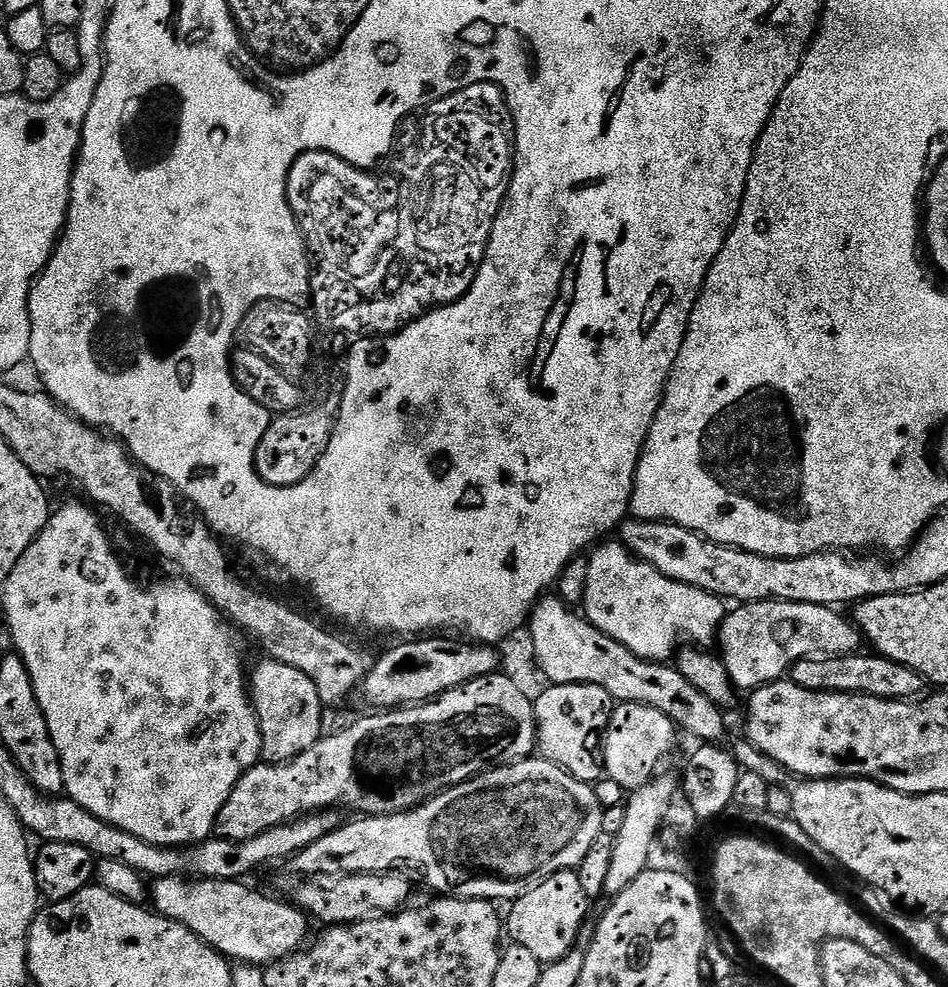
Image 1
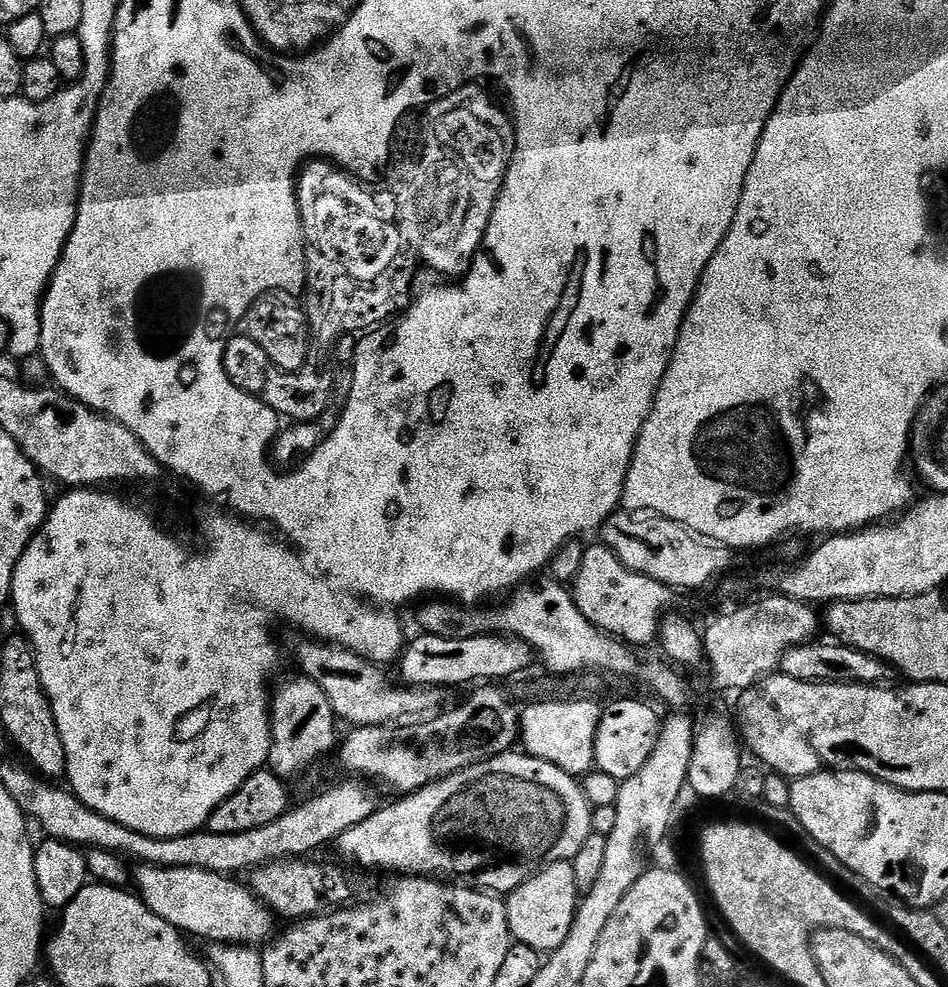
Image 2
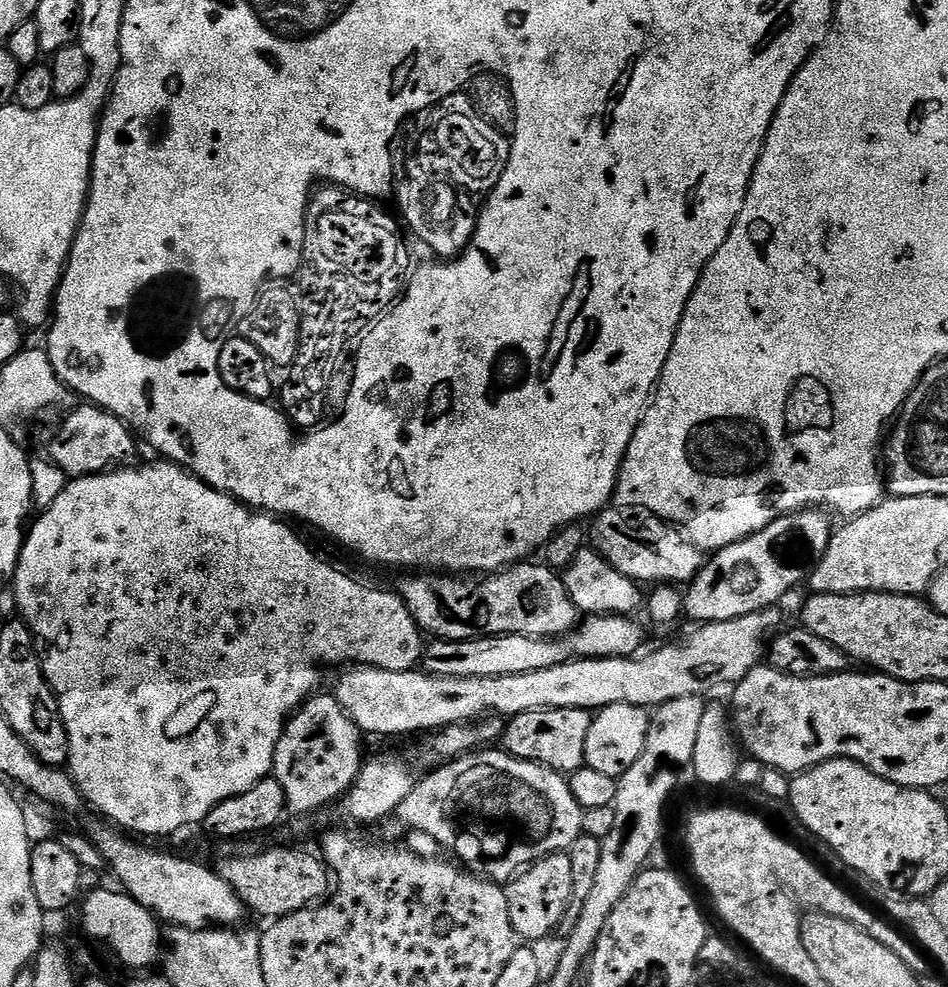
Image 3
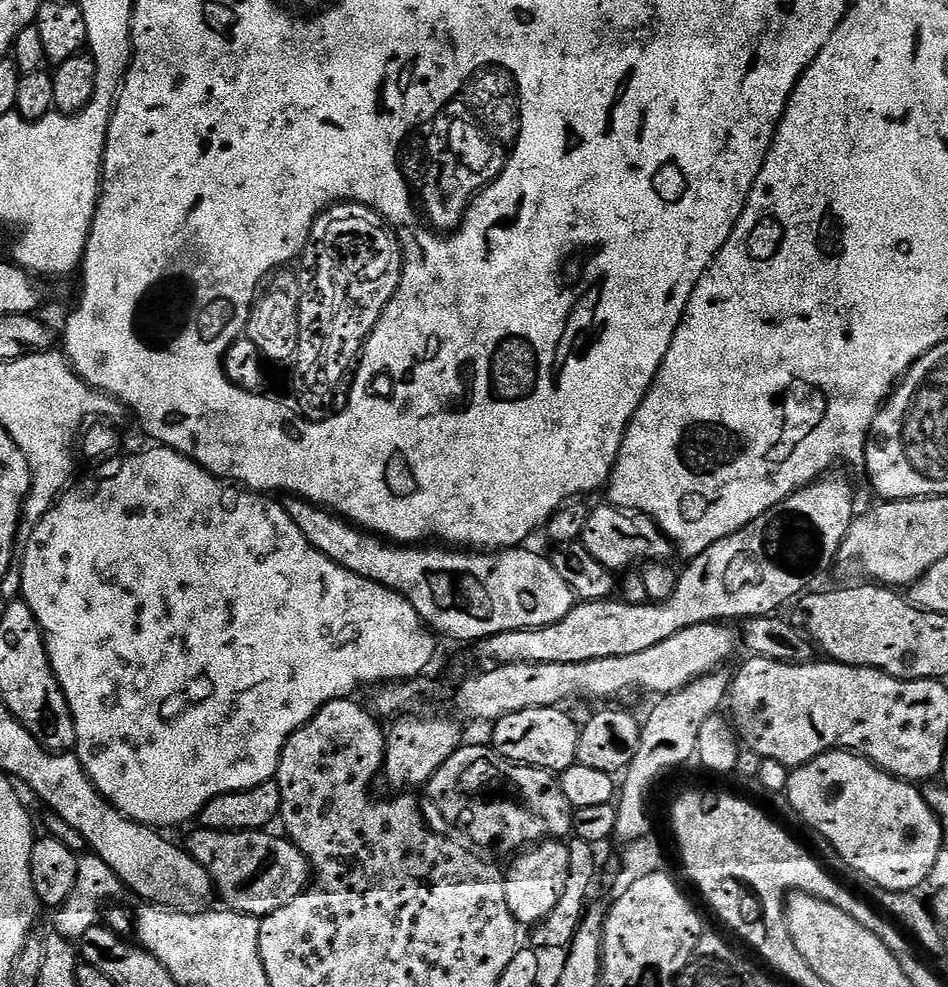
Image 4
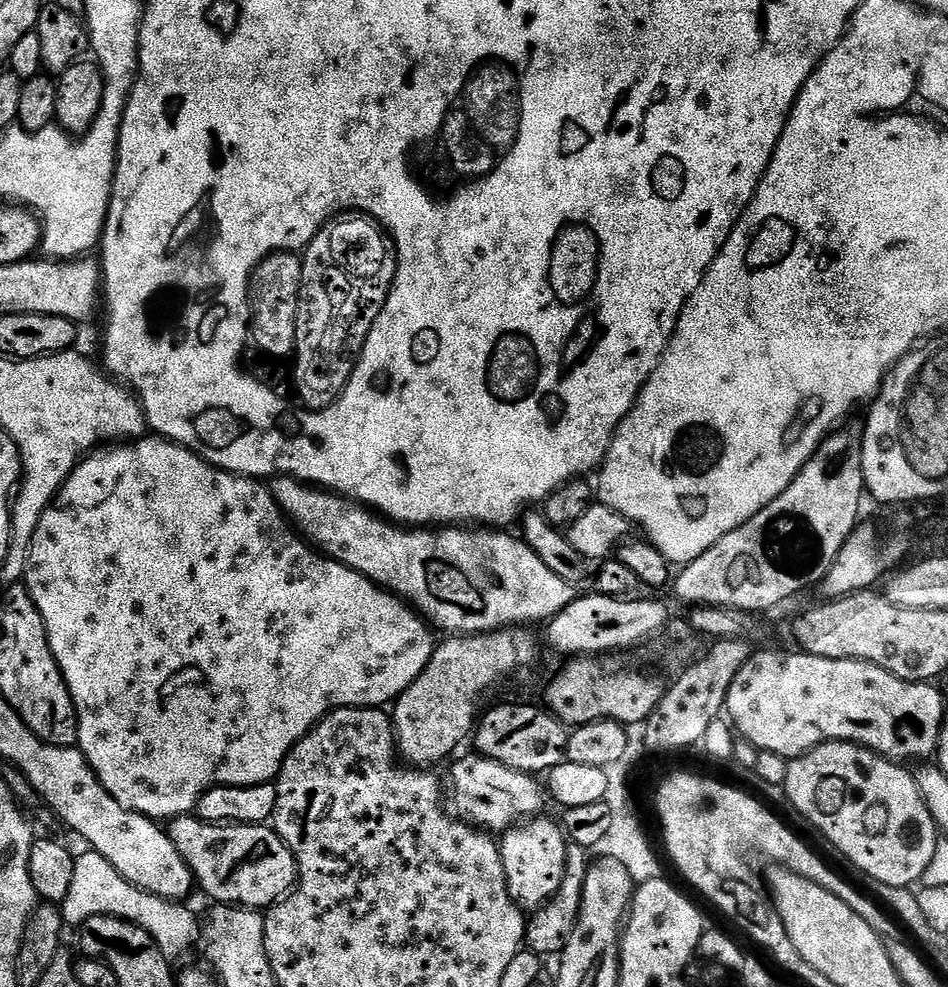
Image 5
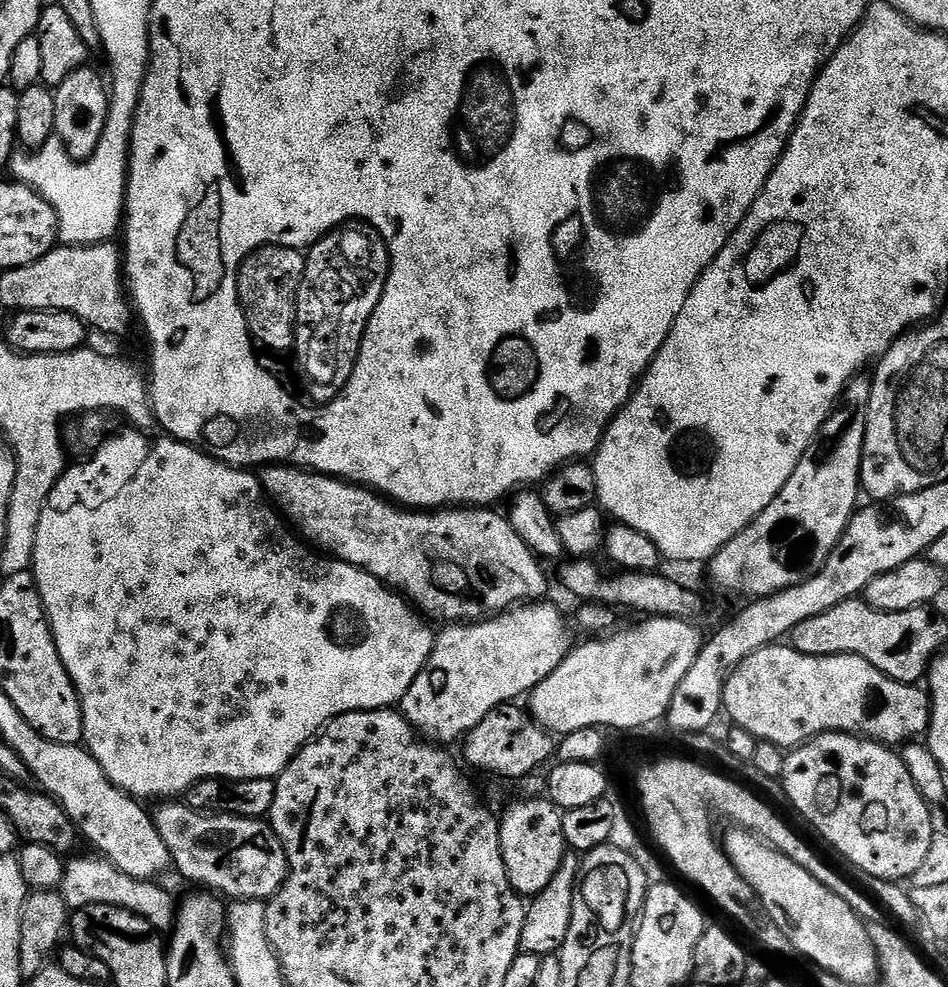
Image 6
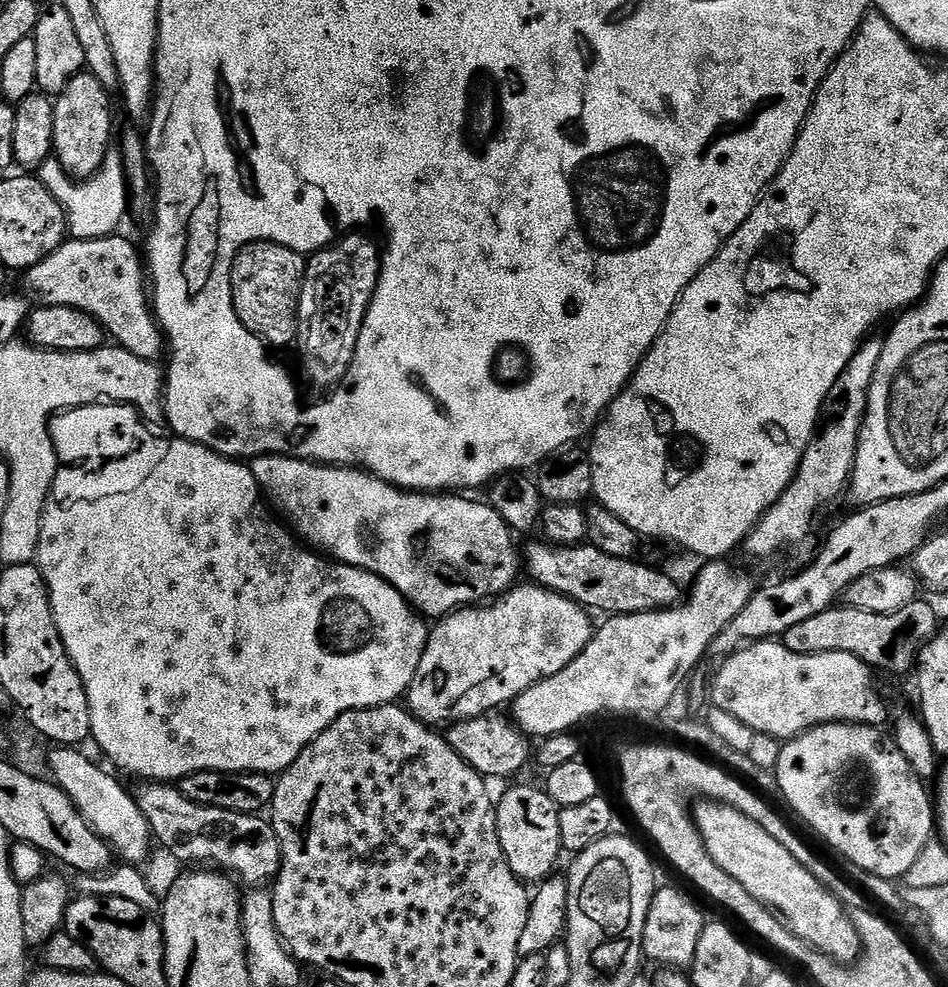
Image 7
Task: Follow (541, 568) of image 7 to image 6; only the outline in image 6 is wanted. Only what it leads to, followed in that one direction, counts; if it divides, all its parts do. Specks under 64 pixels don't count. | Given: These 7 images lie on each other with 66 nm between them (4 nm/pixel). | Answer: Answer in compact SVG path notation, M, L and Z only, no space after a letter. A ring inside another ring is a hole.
M572 558L567 562L561 563L560 568L560 584L572 596L577 596L580 602L590 604L606 604L615 606L617 609L629 608L632 612L644 612L648 616L665 616L666 618L678 618L685 620L691 624L700 622L700 619L708 612L708 604L696 592L691 592L688 588L683 588L676 580L671 580L668 576L660 576L659 571L654 572L629 572L627 570L617 571L617 576L607 576L598 565L595 564L595 559L592 558Z

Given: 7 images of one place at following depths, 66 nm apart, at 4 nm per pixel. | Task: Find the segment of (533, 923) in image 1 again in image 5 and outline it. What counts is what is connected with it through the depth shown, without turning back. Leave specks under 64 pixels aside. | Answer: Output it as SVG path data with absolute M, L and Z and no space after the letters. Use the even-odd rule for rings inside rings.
M544 819L509 830L498 840L510 898L514 898L516 905L525 910L535 910L545 904L558 890L558 886L562 886L562 874L566 874L569 841L557 821L555 824L552 820Z

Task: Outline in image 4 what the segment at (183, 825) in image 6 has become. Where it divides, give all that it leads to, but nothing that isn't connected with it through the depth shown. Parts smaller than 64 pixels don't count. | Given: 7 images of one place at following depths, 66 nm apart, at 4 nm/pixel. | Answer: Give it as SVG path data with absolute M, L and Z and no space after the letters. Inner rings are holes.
M200 828L189 838L188 844L186 843L186 850L196 859L198 866L202 866L206 870L206 874L210 874L215 895L217 897L221 896L228 903L225 905L233 912L241 912L247 916L259 916L261 918L269 916L270 914L274 914L274 910L282 910L282 906L286 906L286 902L294 902L294 898L298 898L298 894L302 894L310 883L308 860L302 854L302 850L298 850L298 846L283 835L280 835L281 837L271 836L270 833L271 831L268 830L257 830L254 832L215 832L209 828Z

